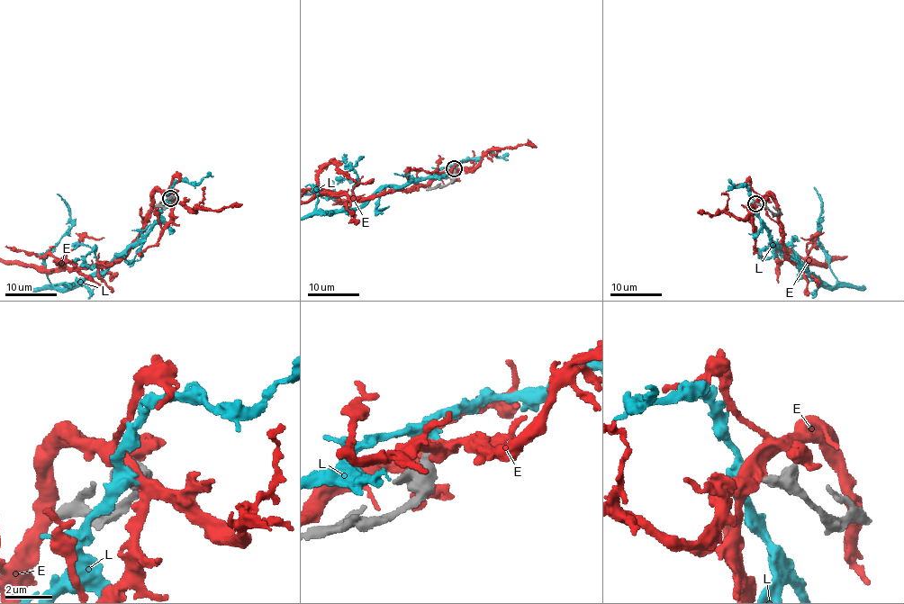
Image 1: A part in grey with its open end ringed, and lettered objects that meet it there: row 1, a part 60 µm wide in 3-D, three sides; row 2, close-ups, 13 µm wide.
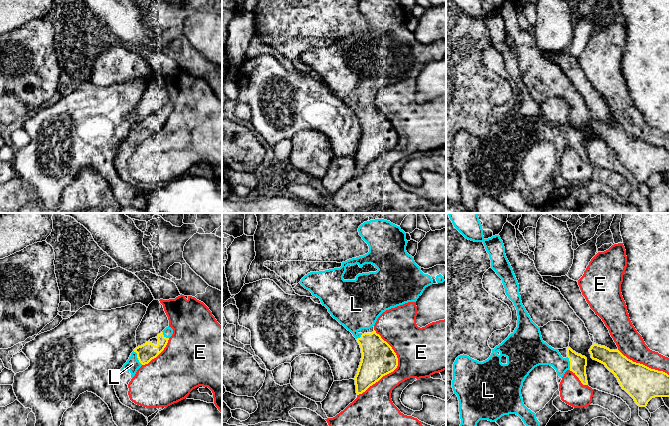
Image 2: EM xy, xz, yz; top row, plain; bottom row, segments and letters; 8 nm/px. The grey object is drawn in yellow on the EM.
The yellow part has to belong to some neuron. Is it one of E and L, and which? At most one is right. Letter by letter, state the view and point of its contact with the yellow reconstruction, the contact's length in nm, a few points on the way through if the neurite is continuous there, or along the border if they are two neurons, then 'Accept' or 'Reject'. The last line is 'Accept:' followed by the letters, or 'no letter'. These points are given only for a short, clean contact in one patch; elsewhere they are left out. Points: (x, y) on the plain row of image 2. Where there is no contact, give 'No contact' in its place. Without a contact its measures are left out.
E: Touches yellow at xz (395, 144). Shared border 550 nm. Reject
L: Touches yellow at xy (137, 133). Shared border 130 nm. Path across: xy (145, 129), (137, 133), (132, 140). Accept
Accept: L

